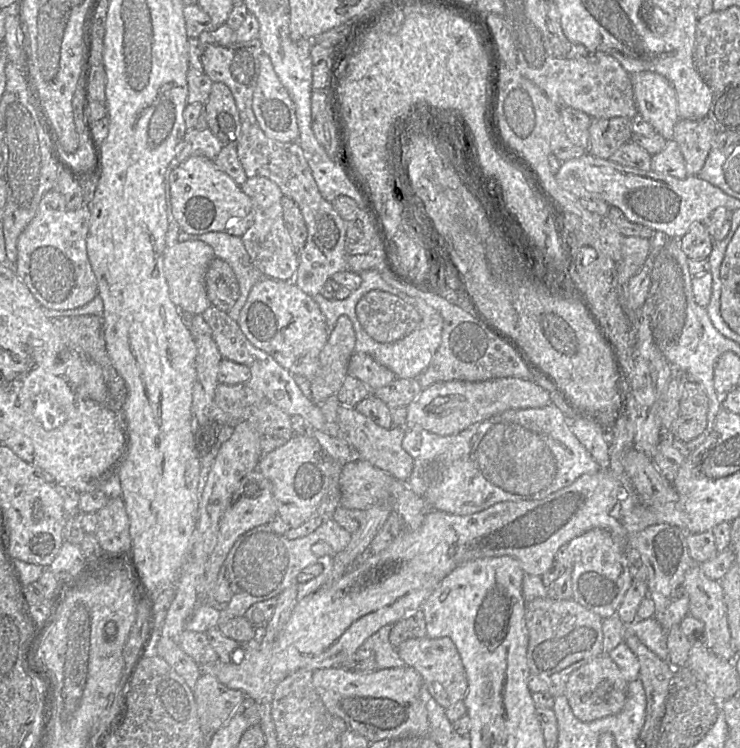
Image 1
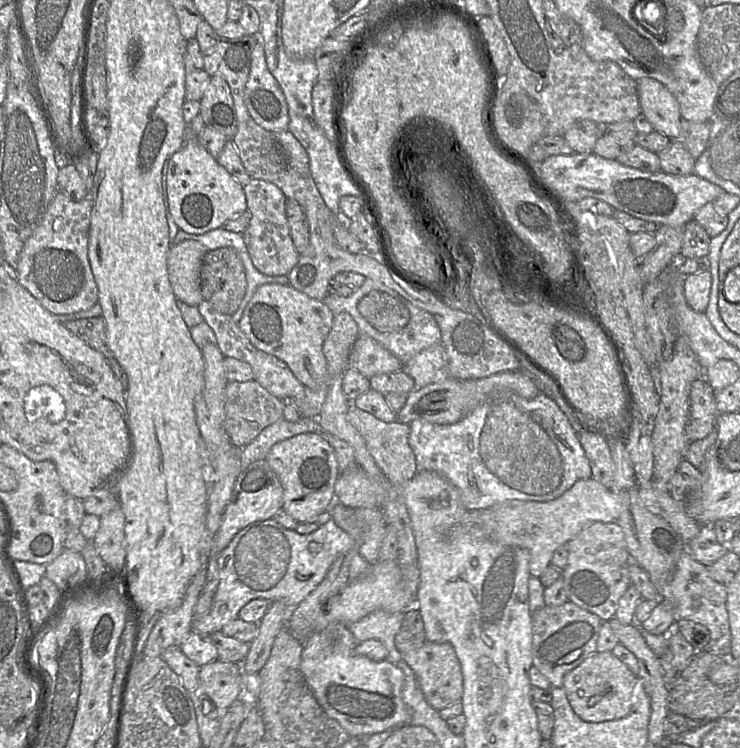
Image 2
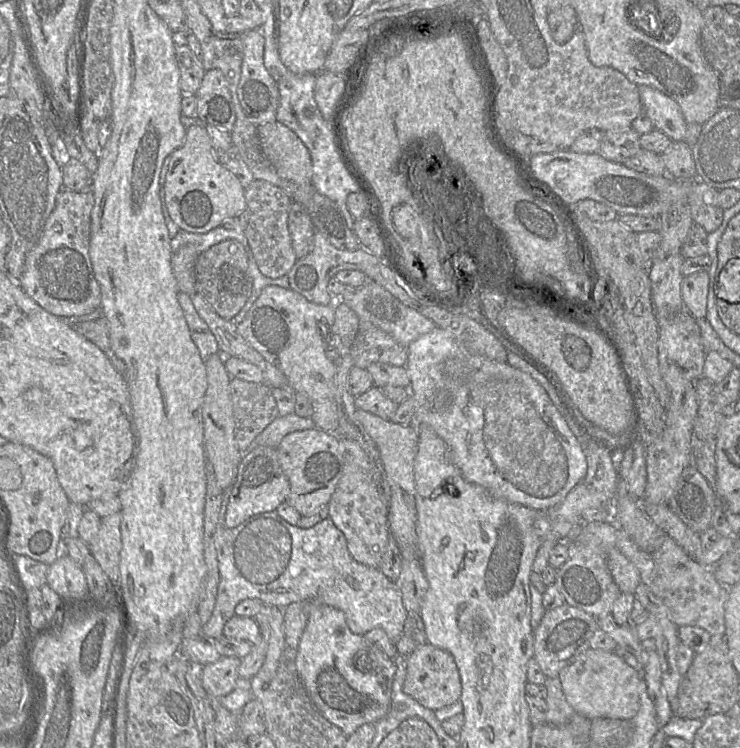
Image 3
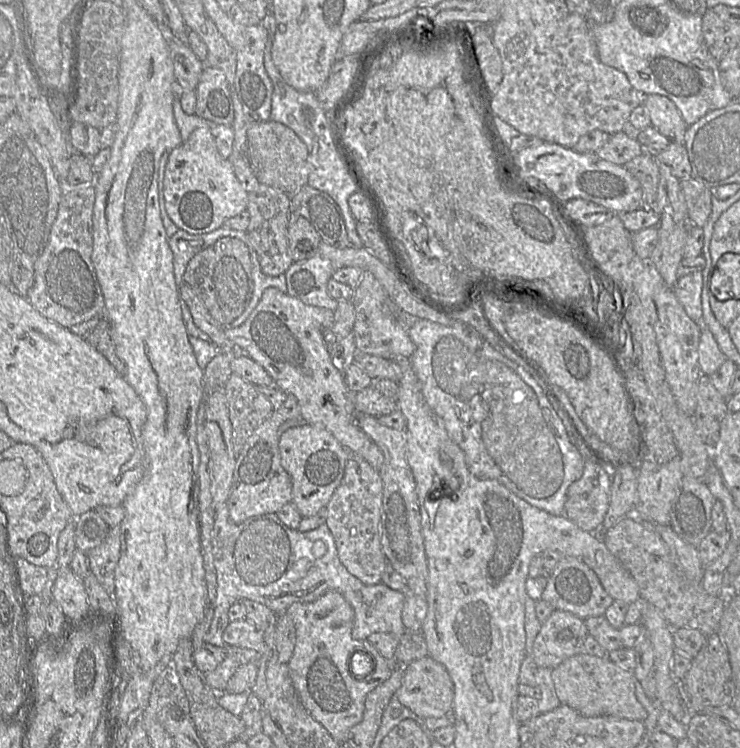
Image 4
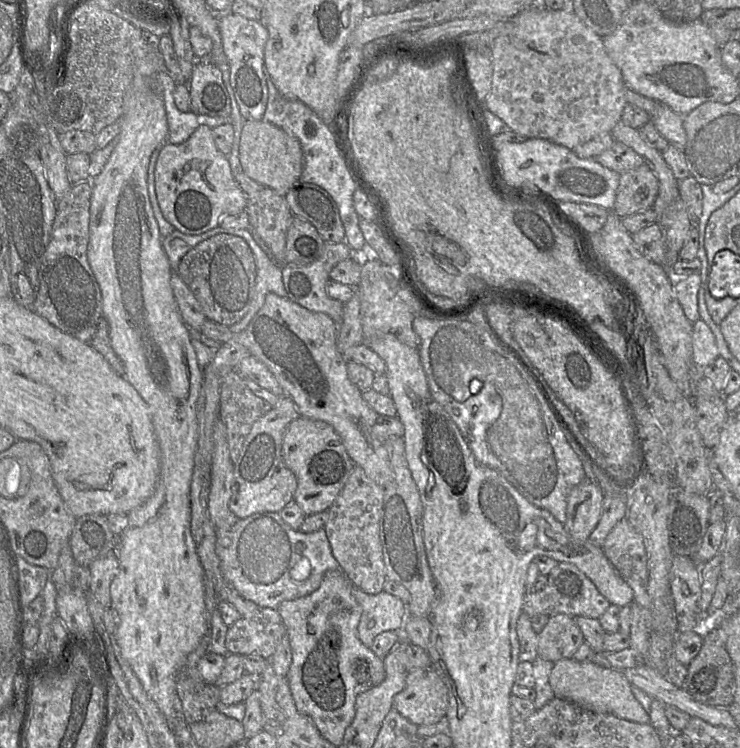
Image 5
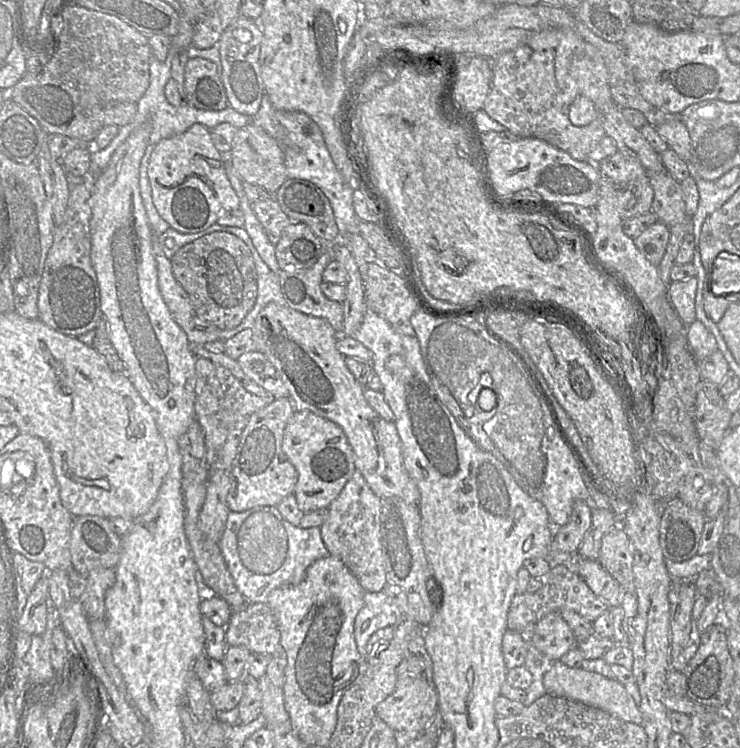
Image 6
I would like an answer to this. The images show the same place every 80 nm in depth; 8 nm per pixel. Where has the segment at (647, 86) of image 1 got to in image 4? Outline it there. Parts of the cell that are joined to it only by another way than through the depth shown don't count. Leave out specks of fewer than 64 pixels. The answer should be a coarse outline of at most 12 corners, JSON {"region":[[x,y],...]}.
{"region":[[643,96],[651,125],[671,143],[684,144],[688,125],[675,103]]}

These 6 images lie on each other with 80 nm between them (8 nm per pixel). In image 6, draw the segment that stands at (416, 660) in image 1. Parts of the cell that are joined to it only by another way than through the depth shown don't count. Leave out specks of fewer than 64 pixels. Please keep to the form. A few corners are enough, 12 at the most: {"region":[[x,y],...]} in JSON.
{"region":[[400,675],[376,716],[395,732],[423,731],[438,710],[424,677]]}

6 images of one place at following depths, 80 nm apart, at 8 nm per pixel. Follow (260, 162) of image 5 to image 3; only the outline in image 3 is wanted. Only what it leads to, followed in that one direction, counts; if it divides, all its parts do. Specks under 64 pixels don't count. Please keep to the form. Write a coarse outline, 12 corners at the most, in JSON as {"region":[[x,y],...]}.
{"region":[[275,120],[257,126],[262,153],[280,177],[311,182],[310,152]]}

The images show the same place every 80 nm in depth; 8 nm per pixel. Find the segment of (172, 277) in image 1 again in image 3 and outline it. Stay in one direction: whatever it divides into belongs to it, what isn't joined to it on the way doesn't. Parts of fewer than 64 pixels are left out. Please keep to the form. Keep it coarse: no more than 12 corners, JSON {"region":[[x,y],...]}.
{"region":[[193,244],[172,254],[178,291],[196,293],[194,266],[199,255]]}

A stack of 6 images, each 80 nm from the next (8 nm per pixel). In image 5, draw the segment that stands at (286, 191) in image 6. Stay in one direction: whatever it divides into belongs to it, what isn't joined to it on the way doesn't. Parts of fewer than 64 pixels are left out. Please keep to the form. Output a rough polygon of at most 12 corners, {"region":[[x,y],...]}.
{"region":[[298,180],[284,197],[325,242],[344,241],[326,190]]}

